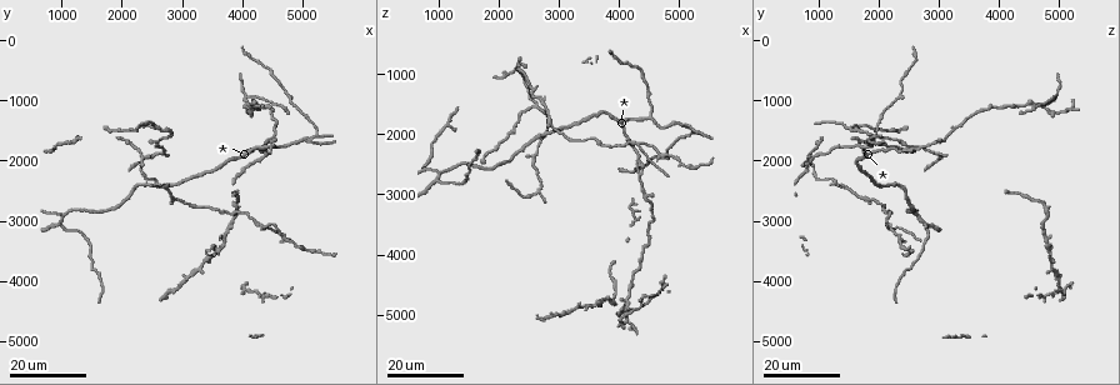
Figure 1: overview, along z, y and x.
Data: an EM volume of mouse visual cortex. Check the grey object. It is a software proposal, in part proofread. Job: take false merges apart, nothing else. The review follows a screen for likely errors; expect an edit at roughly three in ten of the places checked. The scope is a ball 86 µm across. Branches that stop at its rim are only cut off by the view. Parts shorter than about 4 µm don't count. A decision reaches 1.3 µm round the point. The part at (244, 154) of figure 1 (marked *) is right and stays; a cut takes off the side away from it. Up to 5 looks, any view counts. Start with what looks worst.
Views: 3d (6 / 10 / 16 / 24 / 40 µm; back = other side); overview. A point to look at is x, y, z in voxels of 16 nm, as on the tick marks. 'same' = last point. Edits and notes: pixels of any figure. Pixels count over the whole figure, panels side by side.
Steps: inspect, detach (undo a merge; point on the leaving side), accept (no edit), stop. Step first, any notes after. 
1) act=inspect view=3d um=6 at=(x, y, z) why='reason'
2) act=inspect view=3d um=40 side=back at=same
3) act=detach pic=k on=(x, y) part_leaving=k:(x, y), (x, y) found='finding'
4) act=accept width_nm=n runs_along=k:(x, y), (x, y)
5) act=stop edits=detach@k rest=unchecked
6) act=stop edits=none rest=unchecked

act=inspect view=3d um=24 at=(4300, 3100, 2100) why='branch point'

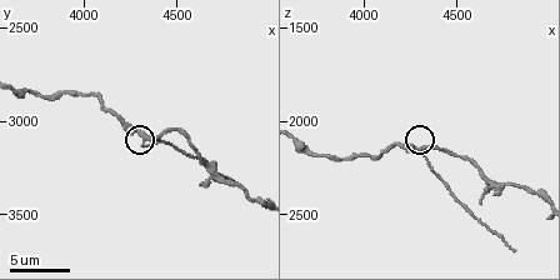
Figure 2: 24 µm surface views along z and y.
act=inspect view=3d um=6 at=(4320, 3100, 2140)

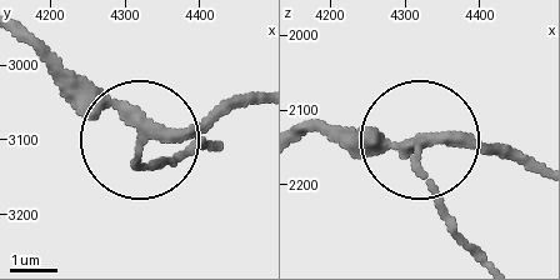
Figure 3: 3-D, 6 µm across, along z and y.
act=accept arms=3 runs_along=3:(301, 136), (325, 125), (398, 144), (469, 136), (524, 160) found='one neuron here'

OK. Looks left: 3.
act=inspect view=3d um=16 at=(1000, 2950, 2650) why='three-way junction'

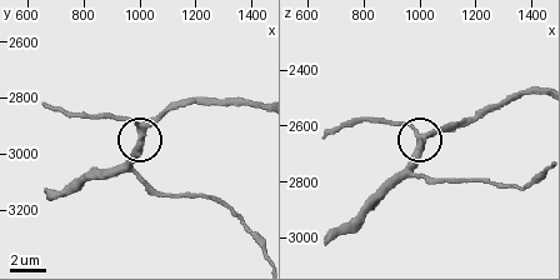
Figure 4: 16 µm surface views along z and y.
act=inspect view=3d um=10 at=(1010, 2920, 2640)

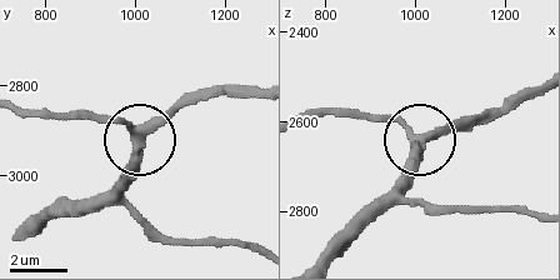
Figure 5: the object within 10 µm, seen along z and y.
act=accept arms=3 runs_along=5:(254, 95), (175, 106), (140, 133), (85, 111) found='one neuron here'

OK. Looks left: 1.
act=stop edits=none rest=unchecked

